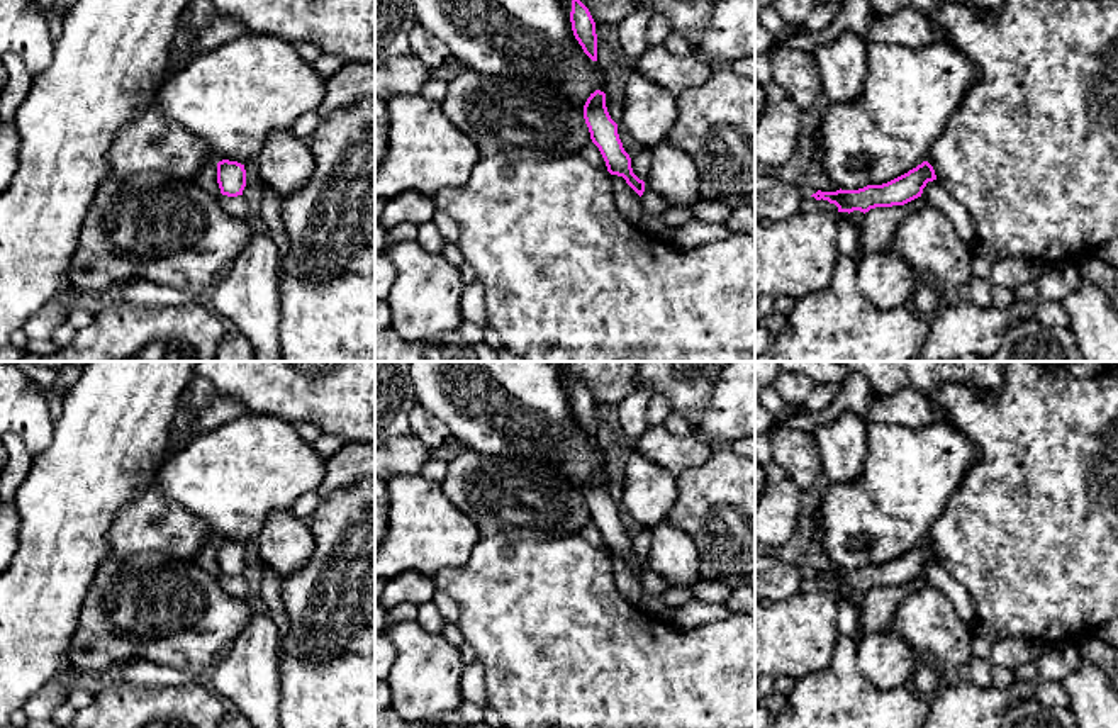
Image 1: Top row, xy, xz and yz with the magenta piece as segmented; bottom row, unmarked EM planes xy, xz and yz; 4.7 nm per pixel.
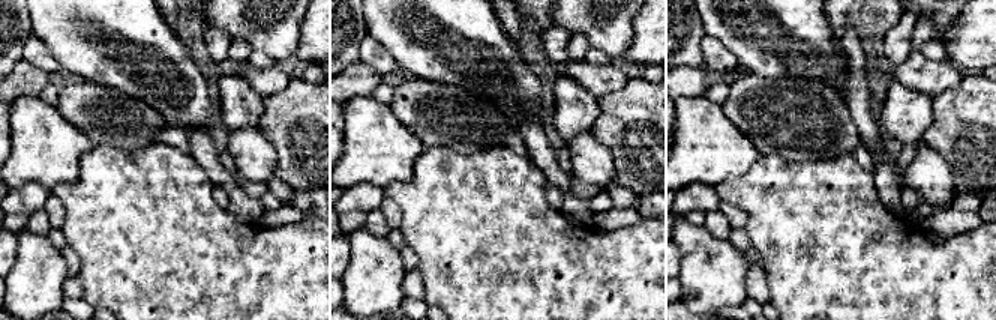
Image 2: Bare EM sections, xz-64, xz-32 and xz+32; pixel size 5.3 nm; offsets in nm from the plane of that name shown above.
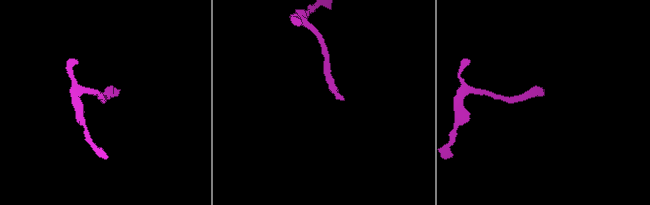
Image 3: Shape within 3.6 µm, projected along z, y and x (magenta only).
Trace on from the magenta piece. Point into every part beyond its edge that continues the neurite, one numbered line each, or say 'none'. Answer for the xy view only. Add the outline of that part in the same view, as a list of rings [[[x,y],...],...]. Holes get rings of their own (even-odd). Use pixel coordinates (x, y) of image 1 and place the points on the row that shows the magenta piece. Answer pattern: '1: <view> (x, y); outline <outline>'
none

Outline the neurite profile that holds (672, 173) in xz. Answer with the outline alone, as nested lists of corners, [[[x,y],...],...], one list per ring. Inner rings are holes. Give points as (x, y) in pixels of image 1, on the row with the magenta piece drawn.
[[[667,137],[650,148],[651,166],[645,190],[657,192],[670,202],[668,209],[692,209],[699,193],[699,173],[687,153]]]

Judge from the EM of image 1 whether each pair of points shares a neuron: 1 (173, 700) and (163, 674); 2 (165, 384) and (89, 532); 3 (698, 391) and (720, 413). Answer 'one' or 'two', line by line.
1: two
2: one
3: two

